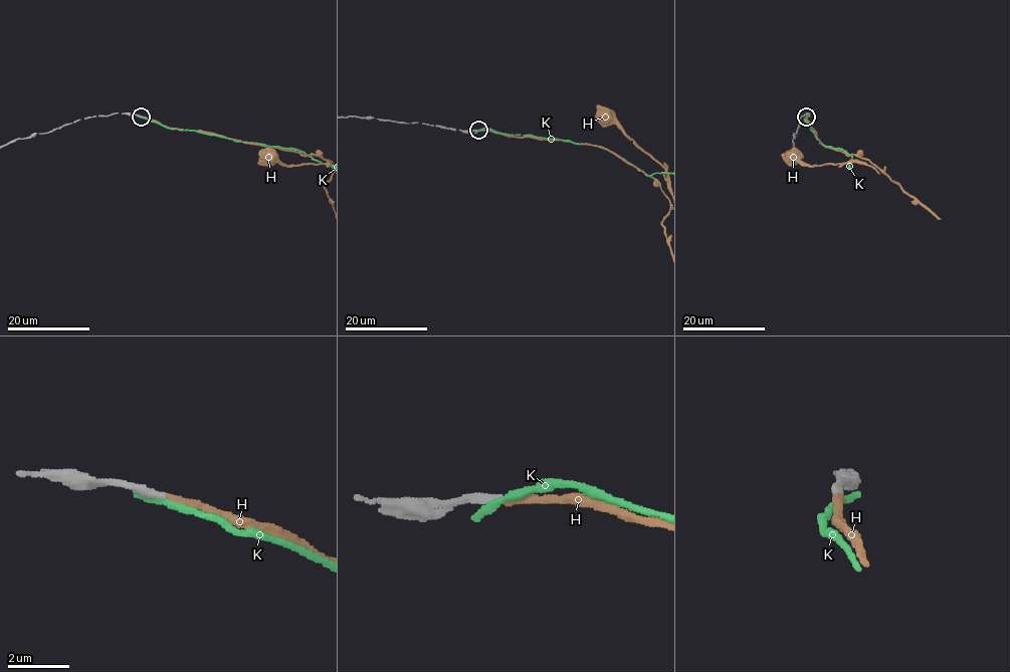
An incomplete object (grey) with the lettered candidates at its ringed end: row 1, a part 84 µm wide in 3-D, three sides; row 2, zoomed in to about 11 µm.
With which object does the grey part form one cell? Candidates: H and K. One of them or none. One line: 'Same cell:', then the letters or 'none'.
Same cell: H

